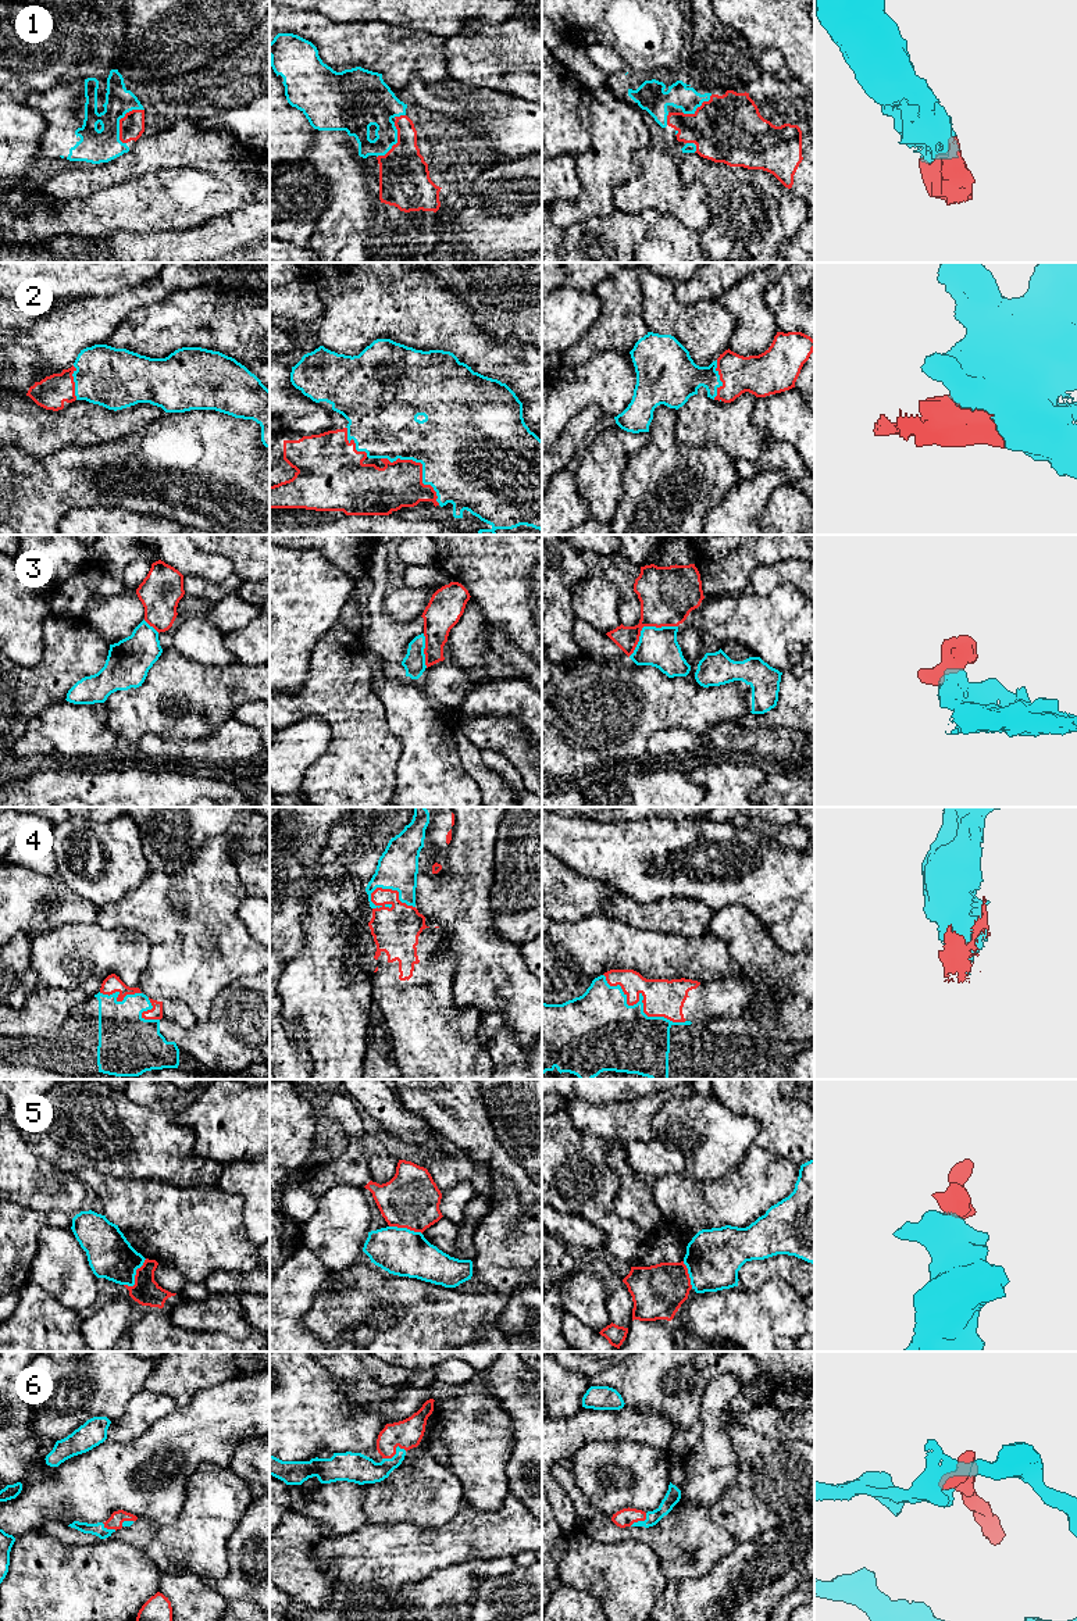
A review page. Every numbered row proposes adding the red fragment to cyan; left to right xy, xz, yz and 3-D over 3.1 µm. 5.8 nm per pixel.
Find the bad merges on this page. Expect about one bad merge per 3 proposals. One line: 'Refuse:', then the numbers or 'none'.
Refuse: 3, 5

